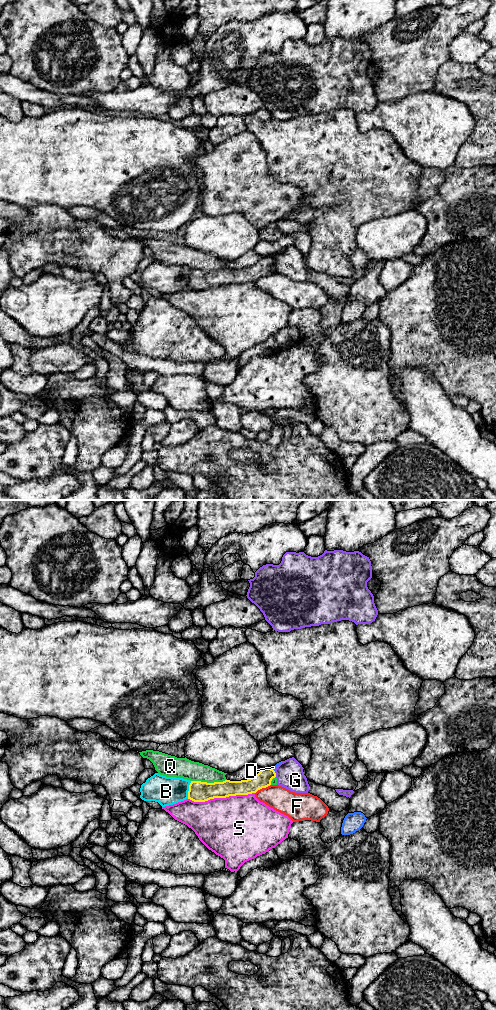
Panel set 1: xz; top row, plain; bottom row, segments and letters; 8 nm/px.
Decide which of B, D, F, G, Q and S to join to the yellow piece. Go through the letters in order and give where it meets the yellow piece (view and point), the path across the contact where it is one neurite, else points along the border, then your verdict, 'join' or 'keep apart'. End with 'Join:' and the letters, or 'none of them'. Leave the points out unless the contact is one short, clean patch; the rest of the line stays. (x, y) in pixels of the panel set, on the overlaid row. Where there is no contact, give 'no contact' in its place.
B: meets yellow in xz at (189, 790); keep apart
D: meets yellow in xz at (272, 769); border along xz (269, 767), (274, 771); keep apart
F: meets yellow in xz at (262, 787); keep apart
G: meets yellow in xz at (275, 774); keep apart
Q: meets yellow in xz at (208, 783); keep apart
S: meets yellow in xz at (221, 797); keep apart
Join: none of them

